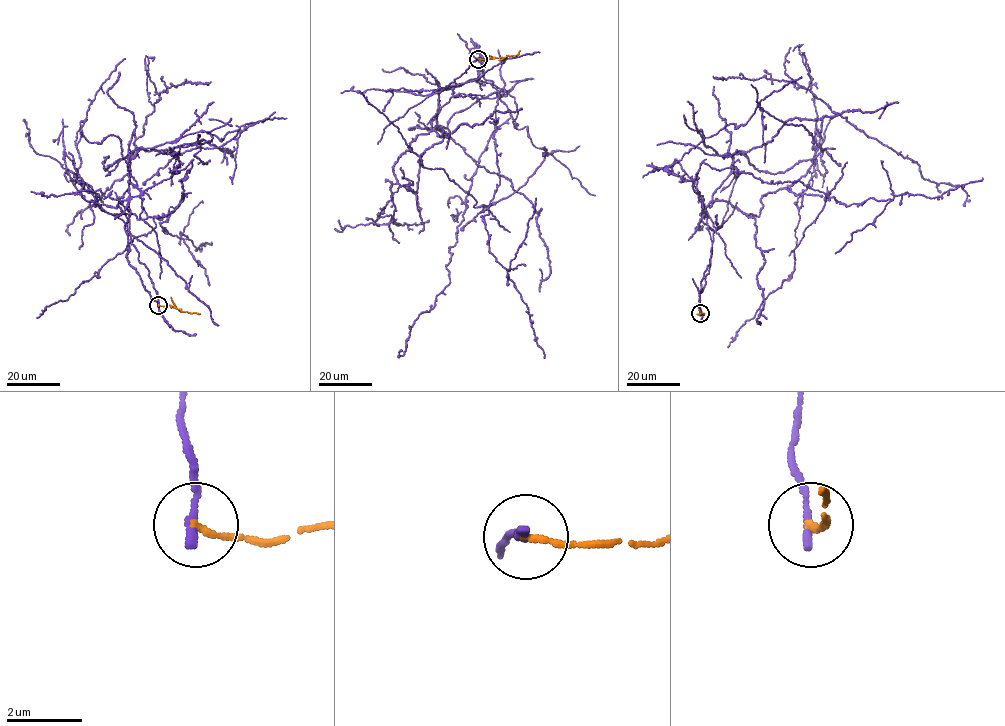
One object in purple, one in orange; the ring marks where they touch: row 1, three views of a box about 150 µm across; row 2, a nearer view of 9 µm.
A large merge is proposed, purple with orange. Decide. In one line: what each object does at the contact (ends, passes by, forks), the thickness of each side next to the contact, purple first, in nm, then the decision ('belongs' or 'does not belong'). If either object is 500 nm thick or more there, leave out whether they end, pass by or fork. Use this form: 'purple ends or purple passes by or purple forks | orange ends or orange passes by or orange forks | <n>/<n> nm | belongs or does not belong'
purple ends | orange ends | 220/180 nm | does not belong

